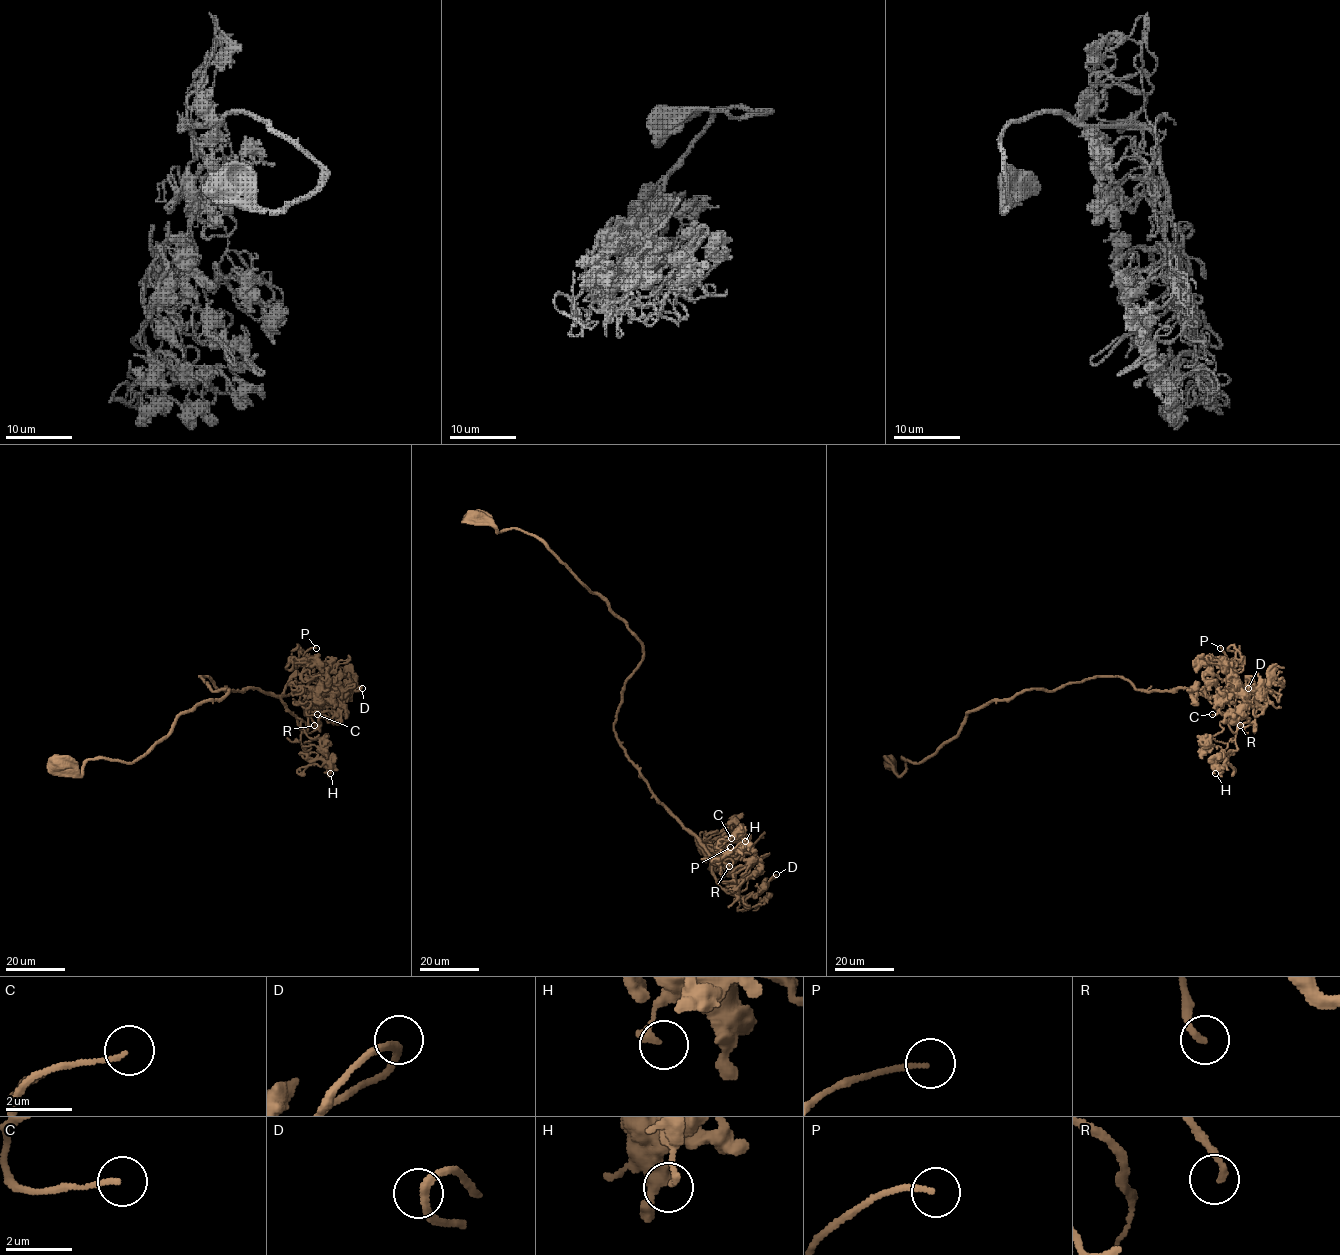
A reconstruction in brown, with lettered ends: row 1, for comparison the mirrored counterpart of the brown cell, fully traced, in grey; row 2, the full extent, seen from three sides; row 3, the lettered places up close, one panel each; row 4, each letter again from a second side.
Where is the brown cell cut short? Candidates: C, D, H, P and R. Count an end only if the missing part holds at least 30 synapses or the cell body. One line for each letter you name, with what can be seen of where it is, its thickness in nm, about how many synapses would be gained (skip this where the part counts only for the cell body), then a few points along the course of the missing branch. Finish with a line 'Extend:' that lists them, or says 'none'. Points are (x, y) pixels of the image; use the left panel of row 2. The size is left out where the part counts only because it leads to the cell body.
C: at (317, 714); 130 nm thick; about 70 synapses
P: at (316, 648); 160 nm thick; about 50 synapses; missing branch runs (316, 648), (320, 646), (327, 653), (344, 646)
Extend: C, P

